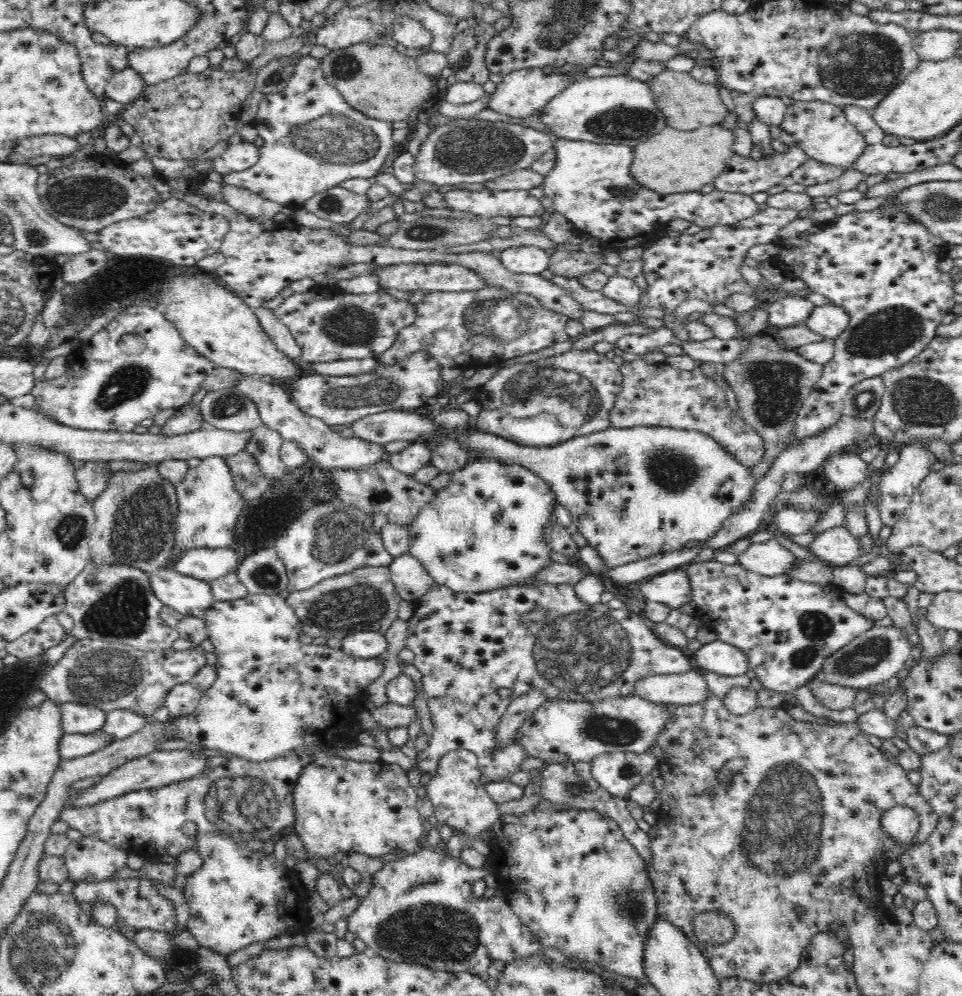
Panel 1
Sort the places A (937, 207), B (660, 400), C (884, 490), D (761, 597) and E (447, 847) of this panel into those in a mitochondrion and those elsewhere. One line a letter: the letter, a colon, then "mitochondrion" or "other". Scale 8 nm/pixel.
A: mitochondrion
B: other
C: other
D: other
E: other

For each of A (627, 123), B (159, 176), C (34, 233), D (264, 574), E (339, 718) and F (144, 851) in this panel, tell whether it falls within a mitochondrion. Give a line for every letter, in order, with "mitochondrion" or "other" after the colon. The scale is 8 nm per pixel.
A: mitochondrion
B: other
C: mitochondrion
D: mitochondrion
E: other
F: other

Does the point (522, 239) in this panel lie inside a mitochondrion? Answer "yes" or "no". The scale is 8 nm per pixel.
no

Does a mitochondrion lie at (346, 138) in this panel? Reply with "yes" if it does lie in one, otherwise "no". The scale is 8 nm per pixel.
yes

